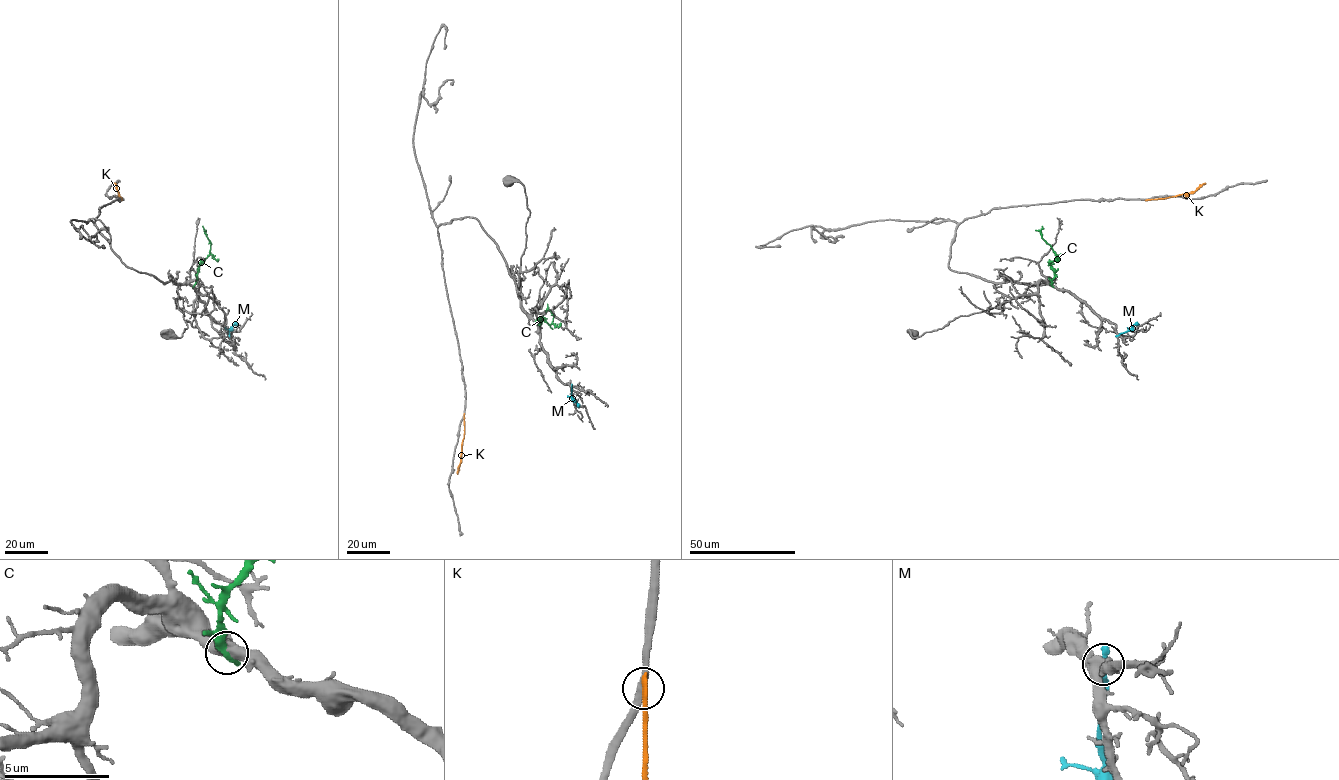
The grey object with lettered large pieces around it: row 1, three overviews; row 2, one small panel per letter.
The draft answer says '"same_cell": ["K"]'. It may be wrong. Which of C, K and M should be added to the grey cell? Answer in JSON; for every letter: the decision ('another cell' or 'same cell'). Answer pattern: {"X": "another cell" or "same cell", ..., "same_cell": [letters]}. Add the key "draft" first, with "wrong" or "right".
{"draft": "wrong", "C": "another cell", "K": "another cell", "M": "another cell", "same_cell": []}

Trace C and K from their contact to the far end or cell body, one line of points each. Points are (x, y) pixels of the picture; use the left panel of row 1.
C: (194, 286), (199, 266), (209, 254), (211, 244), (202, 226)
K: (121, 200), (115, 183)

